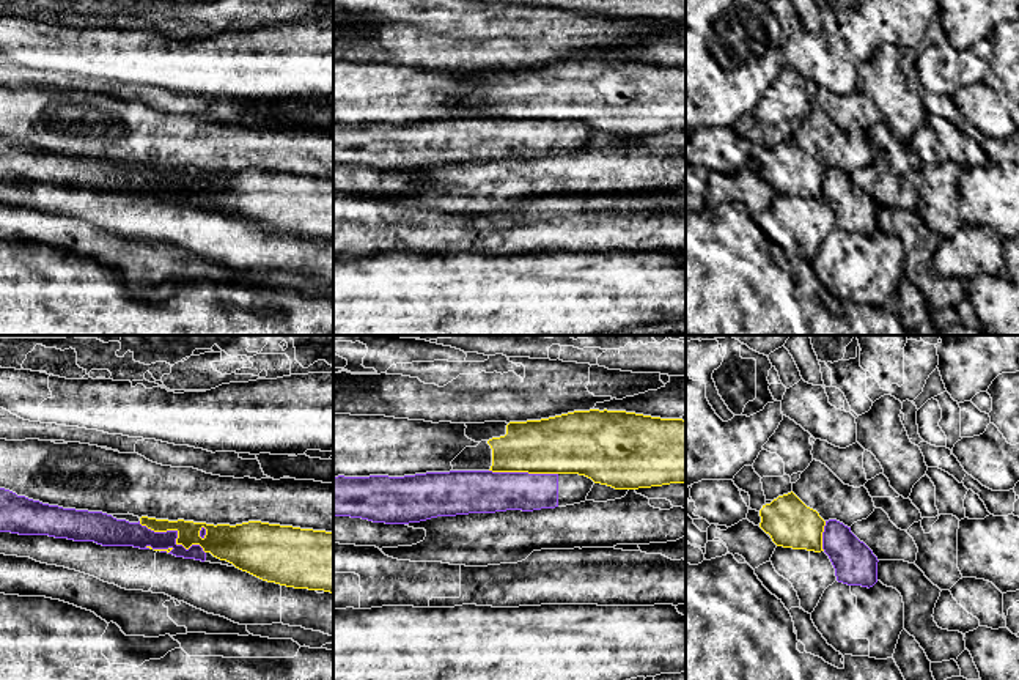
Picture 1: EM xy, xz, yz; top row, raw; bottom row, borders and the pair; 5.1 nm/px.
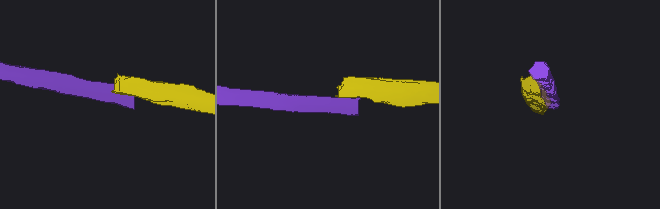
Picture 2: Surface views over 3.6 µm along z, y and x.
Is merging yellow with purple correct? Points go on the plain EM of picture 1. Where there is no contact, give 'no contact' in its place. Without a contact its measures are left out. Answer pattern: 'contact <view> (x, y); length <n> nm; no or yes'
contact xy (178, 181); length 380 nm; no

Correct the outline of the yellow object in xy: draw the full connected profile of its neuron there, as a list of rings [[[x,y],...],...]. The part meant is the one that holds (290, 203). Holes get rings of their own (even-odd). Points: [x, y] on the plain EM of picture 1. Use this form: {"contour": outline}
{"contour": [[[142,164],[154,179],[176,178],[176,192],[200,192],[263,228],[333,241],[333,179],[248,168],[236,173]]]}

